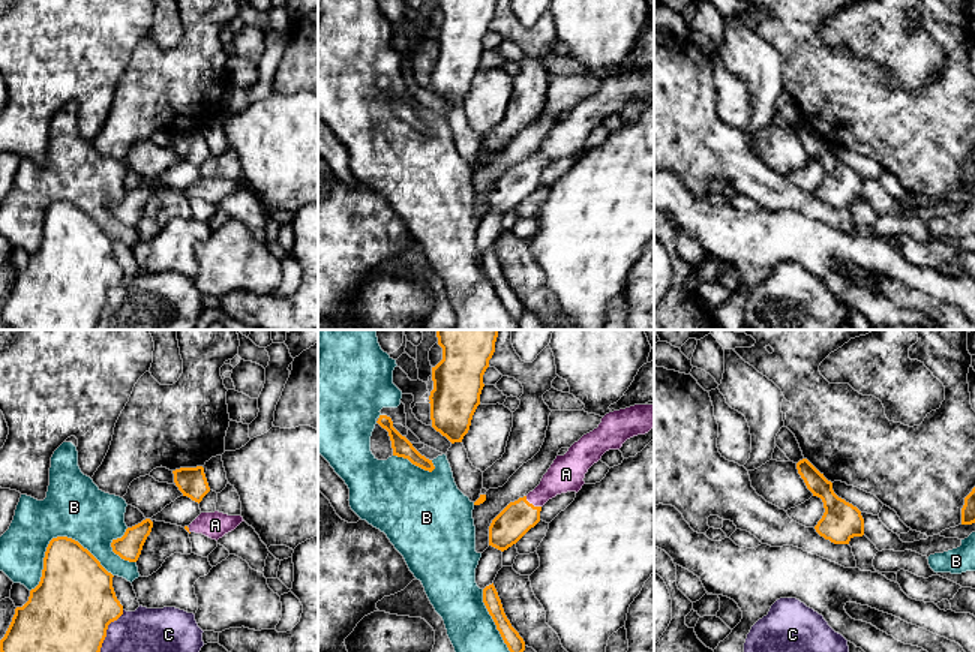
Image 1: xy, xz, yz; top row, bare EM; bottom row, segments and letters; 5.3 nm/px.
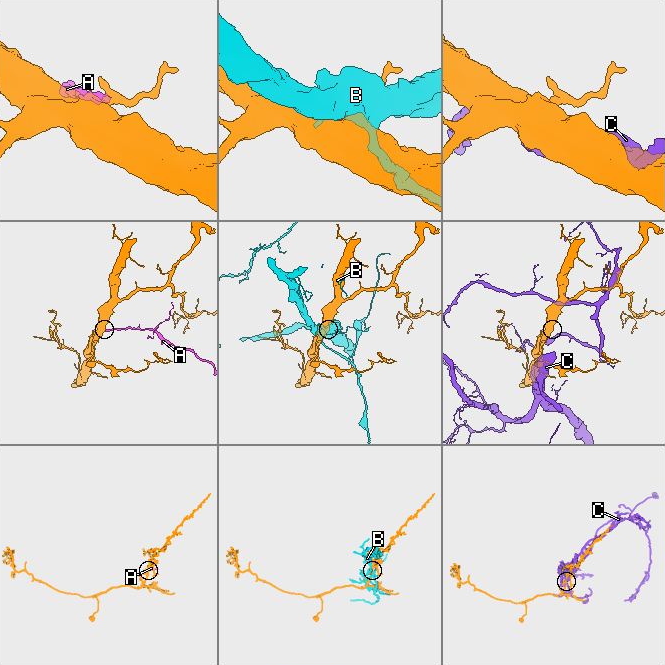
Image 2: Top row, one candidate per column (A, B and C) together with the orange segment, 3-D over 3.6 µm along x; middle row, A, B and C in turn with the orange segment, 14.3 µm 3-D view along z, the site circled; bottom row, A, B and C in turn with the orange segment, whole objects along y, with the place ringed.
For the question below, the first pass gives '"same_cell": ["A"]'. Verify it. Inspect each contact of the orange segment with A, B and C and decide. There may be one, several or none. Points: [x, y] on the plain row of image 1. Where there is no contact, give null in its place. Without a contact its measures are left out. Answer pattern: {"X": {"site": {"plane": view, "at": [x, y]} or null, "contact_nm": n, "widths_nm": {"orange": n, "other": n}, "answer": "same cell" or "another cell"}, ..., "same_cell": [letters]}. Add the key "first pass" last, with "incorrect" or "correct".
{"A": {"site": {"plane": "xz", "at": [531, 168]}, "contact_nm": 110, "widths_nm": {"orange": 180, "other": 190}, "answer": "same cell"}, "B": {"site": {"plane": "xy", "at": [57, 201]}, "contact_nm": 460, "widths_nm": {"orange": 340, "other": 320}, "answer": "another cell"}, "C": {"site": {"plane": "xy", "at": [105, 300]}, "contact_nm": 340, "widths_nm": {"orange": 480, "other": 500}, "answer": "another cell"}, "same_cell": ["A"], "first pass": "correct"}

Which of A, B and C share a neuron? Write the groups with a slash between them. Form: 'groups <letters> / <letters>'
groups A / B / C

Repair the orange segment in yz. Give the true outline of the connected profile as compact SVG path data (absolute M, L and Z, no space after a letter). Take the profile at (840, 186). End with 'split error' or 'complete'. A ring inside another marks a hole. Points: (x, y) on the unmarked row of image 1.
M807 123L796 127L798 138L807 153L824 166L825 177L814 190L816 196L834 208L849 208L854 201L864 199L861 175L838 162L828 145Z; complete

